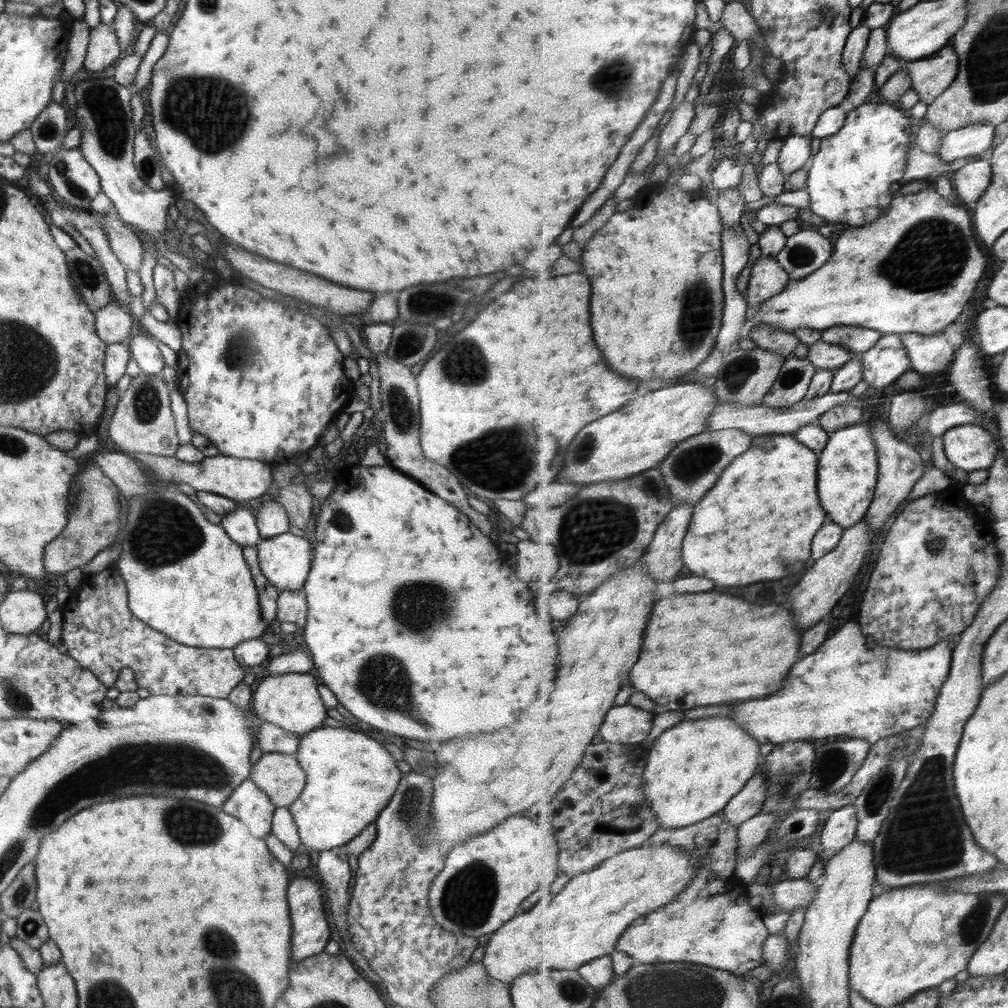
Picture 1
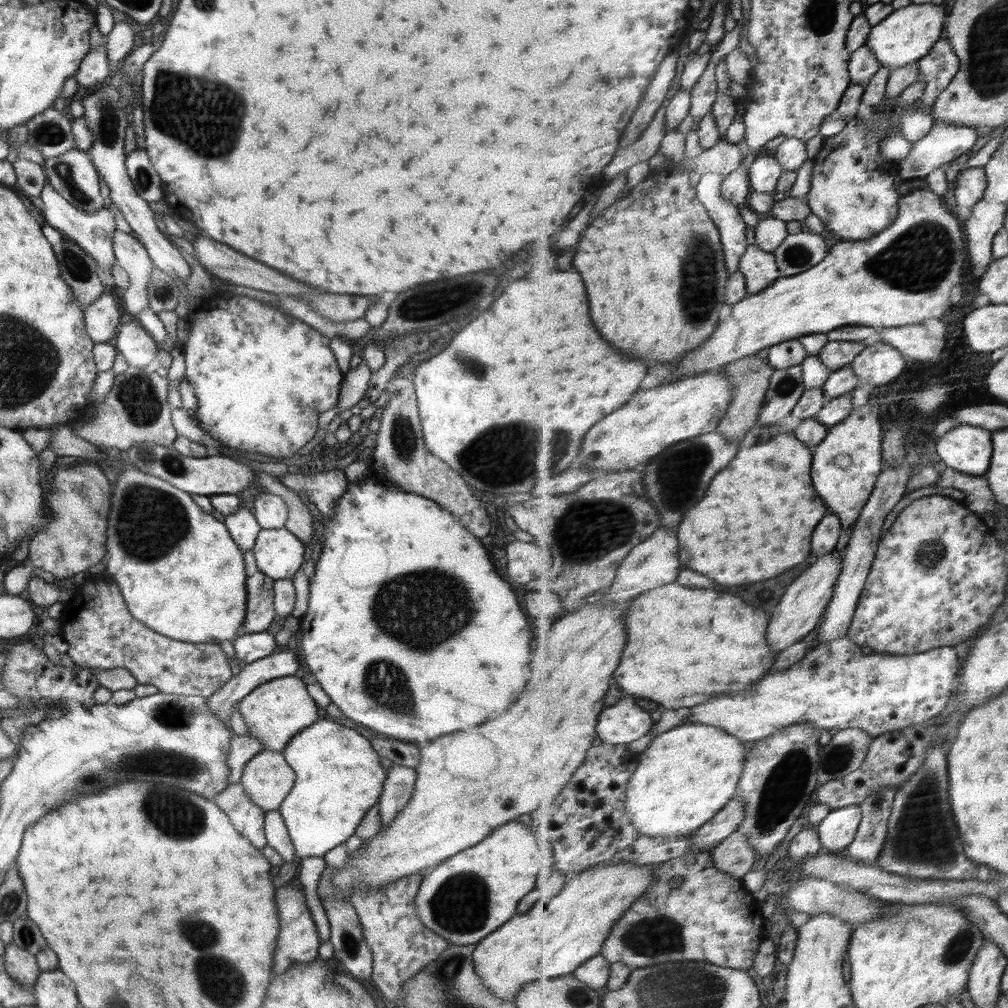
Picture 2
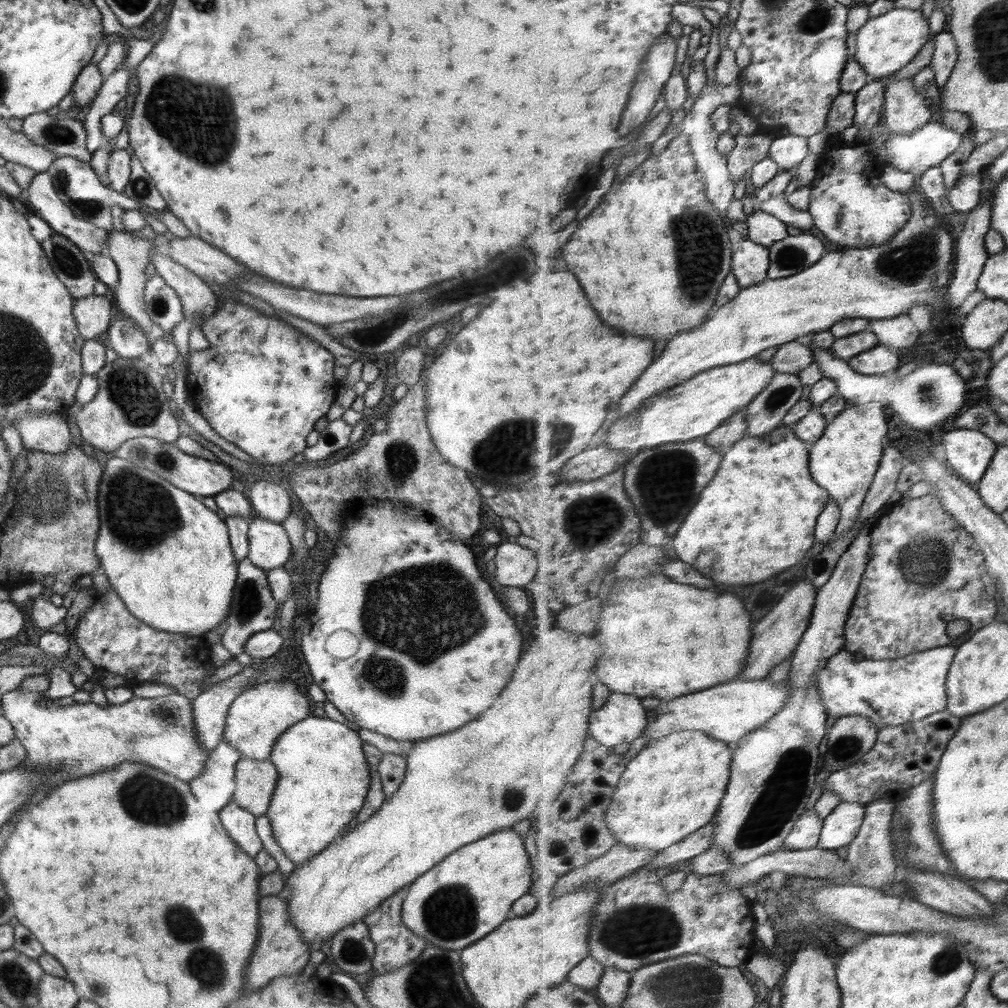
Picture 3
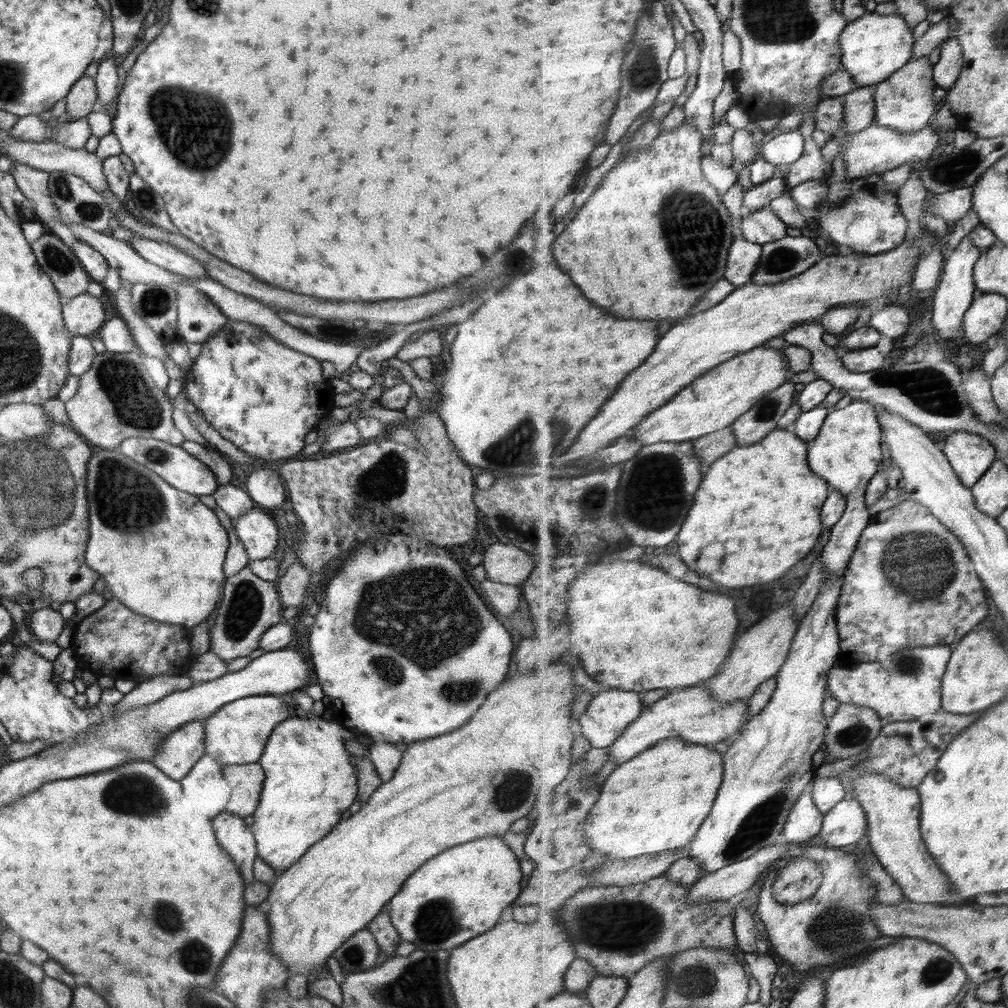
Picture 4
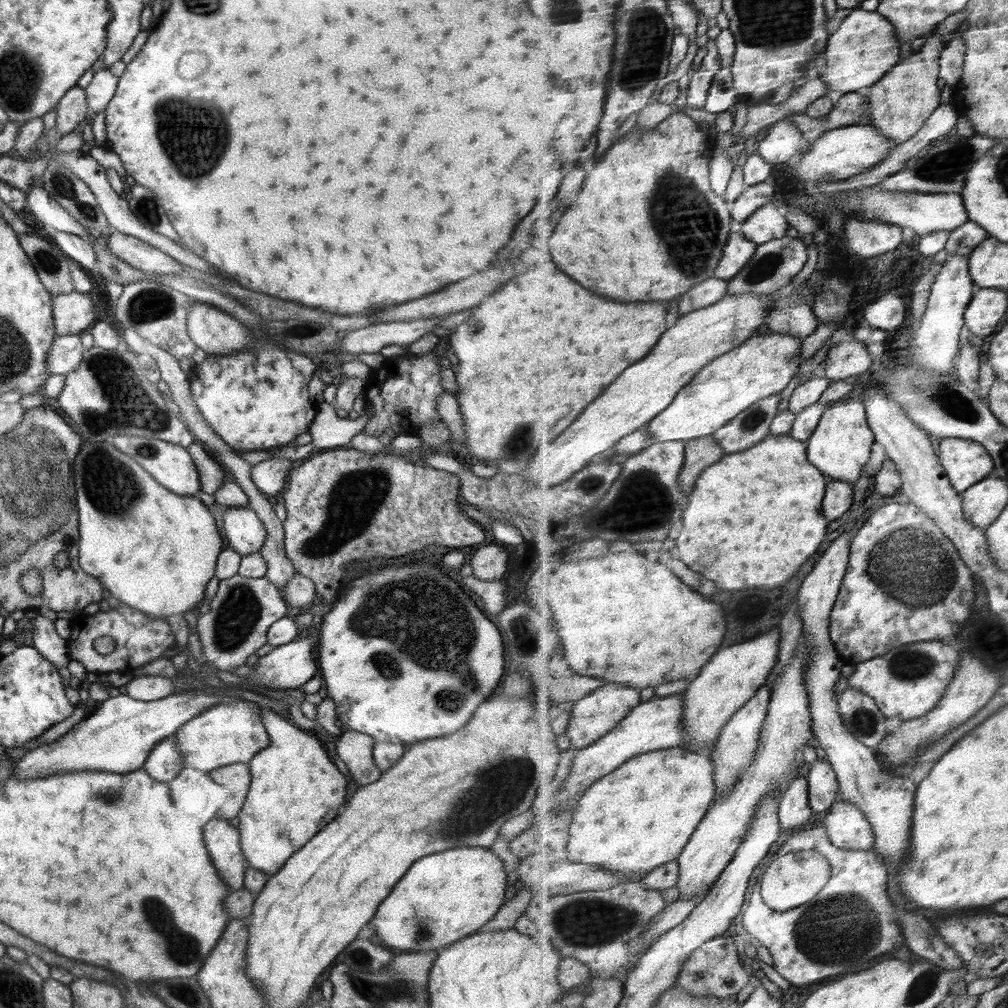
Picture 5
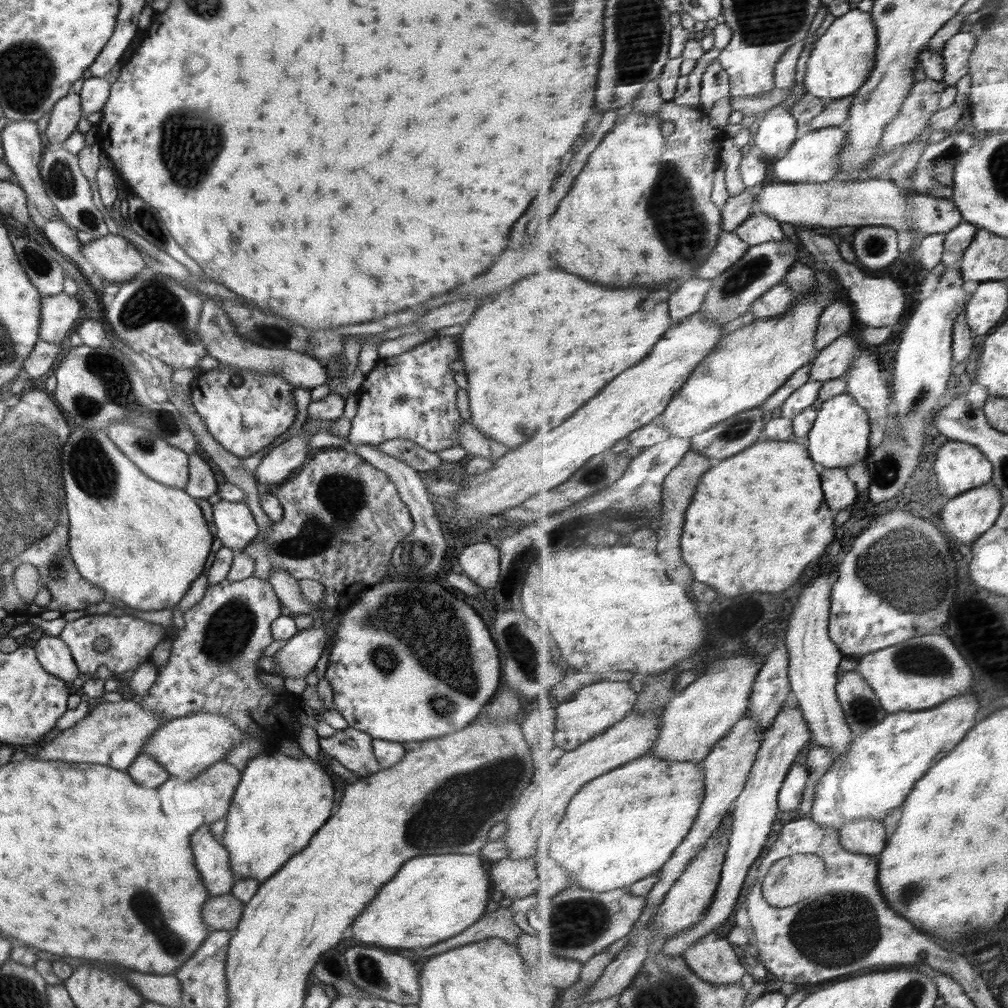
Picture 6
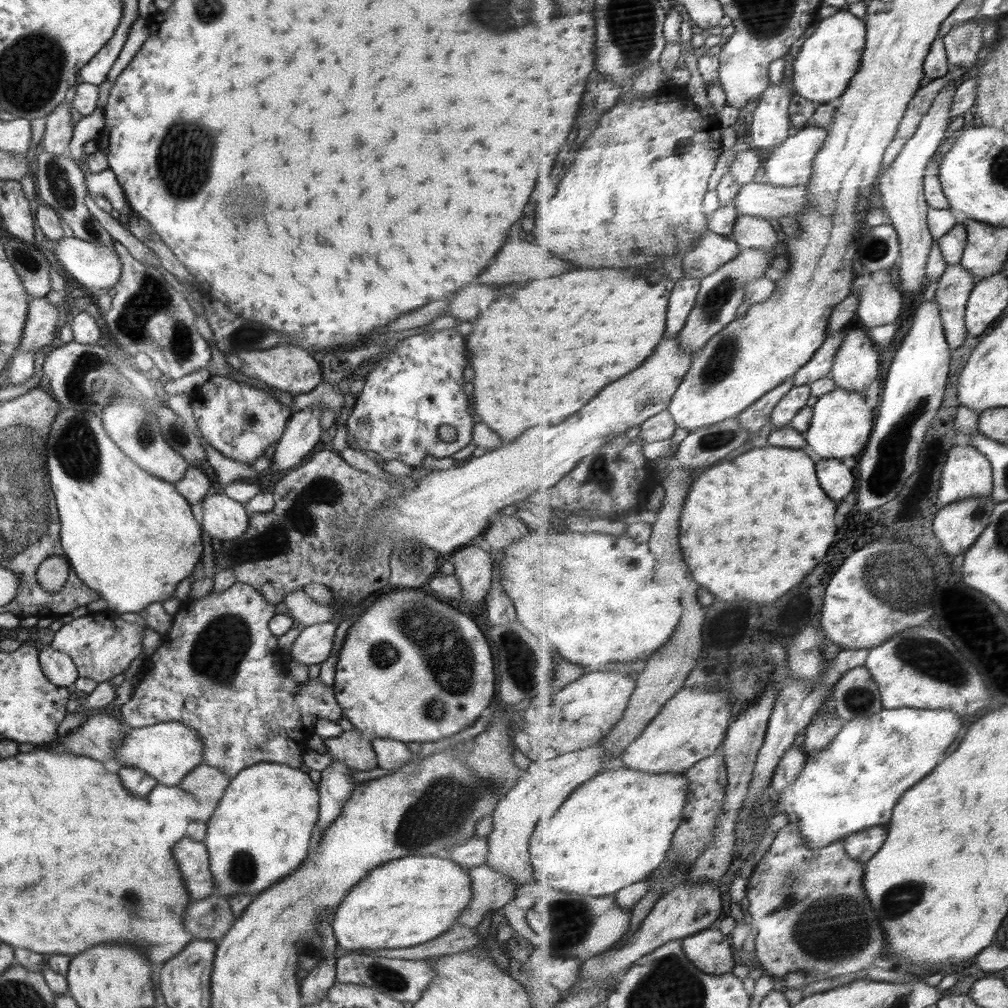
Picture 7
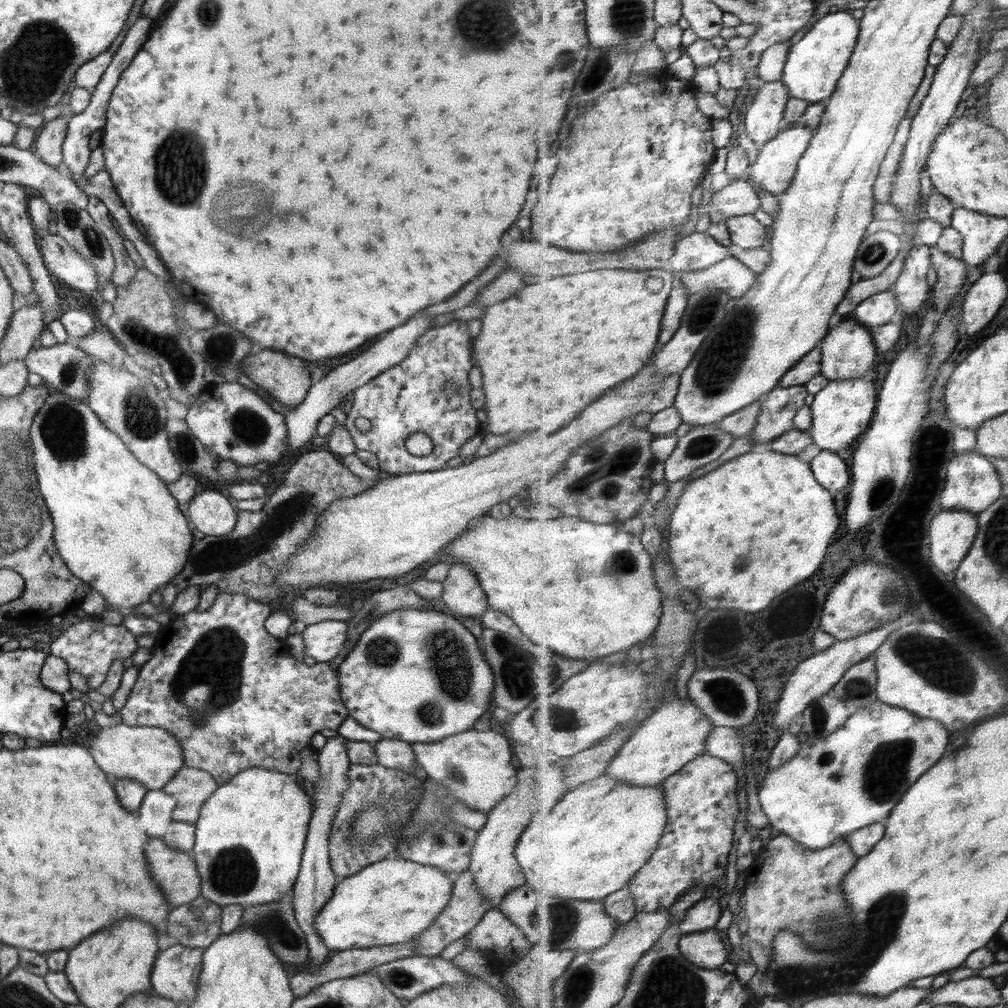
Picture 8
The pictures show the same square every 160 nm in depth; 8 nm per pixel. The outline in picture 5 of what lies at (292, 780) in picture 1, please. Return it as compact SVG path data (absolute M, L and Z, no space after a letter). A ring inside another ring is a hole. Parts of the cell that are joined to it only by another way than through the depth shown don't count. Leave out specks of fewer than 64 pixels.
M248 763L228 764L211 770L208 774L216 784L222 785L230 794L230 797L220 807L217 818L236 818L251 785L251 772Z

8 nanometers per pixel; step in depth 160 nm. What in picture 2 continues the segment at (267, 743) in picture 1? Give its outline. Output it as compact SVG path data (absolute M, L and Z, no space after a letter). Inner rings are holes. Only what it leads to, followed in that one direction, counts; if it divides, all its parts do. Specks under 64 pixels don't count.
M233 735L227 754L227 764L230 767L230 783L238 783L241 779L245 764L260 751L263 744L250 735Z

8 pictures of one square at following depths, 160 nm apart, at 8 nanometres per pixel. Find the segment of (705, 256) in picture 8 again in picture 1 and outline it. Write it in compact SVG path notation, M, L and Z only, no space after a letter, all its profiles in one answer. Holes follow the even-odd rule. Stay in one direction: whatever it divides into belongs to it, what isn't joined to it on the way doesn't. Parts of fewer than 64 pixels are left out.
M760 257L753 266L753 277L747 296L752 308L763 304L784 292L791 283L791 273L774 257Z

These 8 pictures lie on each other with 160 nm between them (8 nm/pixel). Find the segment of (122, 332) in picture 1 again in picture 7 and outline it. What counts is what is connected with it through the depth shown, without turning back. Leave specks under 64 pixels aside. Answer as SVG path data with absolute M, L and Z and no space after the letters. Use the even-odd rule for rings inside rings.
M46 297L30 298L27 319L23 328L18 352L35 352L44 346L58 343L58 306L52 305Z

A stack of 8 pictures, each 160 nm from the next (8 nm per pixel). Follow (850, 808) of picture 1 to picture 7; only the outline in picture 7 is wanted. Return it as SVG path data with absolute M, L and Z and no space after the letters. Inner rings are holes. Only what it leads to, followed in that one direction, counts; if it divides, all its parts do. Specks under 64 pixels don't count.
M884 825L850 835L844 839L846 840L847 852L851 858L868 864L882 851L889 835L890 829Z

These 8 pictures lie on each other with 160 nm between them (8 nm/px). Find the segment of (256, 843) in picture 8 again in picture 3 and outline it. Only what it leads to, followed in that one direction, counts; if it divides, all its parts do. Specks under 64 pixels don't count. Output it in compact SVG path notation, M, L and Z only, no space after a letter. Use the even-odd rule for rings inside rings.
M313 714L287 728L276 739L268 759L274 763L279 777L264 815L270 820L276 844L296 867L336 841L336 836L343 834L362 808L371 781L363 743L358 731L327 716Z

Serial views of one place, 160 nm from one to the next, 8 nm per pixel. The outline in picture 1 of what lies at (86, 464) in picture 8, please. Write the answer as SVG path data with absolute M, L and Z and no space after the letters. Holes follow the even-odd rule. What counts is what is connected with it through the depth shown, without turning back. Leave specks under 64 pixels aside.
M154 481L150 484L148 493L137 494L129 500L130 508L128 509L128 516L125 518L126 523L122 523L121 532L119 536L122 542L122 553L116 561L122 578L125 580L128 593L128 606L130 612L144 622L149 628L161 632L179 642L184 646L198 647L198 648L234 648L238 646L243 640L250 640L252 638L267 638L272 639L275 632L270 630L269 624L262 622L261 608L259 605L258 591L253 581L251 570L243 555L243 547L236 544L222 528L222 525L215 525L208 521L204 514L200 511L199 505L194 503L188 495L183 494L175 485L159 483Z

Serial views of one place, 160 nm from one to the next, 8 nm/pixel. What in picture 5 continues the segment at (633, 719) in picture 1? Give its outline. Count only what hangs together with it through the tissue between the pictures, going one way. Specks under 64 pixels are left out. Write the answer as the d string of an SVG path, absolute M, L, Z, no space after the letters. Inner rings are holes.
M608 683L595 690L590 696L575 703L569 731L564 736L564 743L568 753L588 748L612 732L619 723L627 719L631 712L642 704L642 689L634 688L631 684Z

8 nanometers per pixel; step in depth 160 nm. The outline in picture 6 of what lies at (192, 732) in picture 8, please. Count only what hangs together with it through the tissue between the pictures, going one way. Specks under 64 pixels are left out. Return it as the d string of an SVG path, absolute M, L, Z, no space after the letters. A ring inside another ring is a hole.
M254 575L236 582L224 579L210 585L202 600L183 613L185 628L178 630L177 637L172 639L168 663L153 668L152 684L148 685L147 695L140 702L149 711L154 711L161 718L161 722L198 713L224 715L230 719L247 738L233 746L224 761L232 764L240 772L246 768L251 758L266 752L275 753L277 746L284 739L295 739L294 727L299 724L296 709L302 699L286 691L272 691L260 681L260 674L265 671L258 665L258 660L264 656L264 649L272 644L272 622L284 614L280 605L281 602L269 581Z

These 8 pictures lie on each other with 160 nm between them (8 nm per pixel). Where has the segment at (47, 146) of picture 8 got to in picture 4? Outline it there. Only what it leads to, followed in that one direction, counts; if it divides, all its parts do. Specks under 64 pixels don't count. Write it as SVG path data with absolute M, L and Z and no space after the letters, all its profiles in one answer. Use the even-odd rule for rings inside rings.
M87 75L79 78L66 95L66 112L70 120L87 117L98 107L96 83Z

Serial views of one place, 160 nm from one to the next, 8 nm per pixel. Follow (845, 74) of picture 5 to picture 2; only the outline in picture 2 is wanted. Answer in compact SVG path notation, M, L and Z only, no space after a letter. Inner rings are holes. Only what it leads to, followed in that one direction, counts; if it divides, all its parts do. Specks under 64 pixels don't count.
M944 3L937 6L936 4L914 4L908 7L896 10L884 22L878 26L873 27L868 45L872 50L877 52L880 62L883 62L884 67L897 69L900 67L907 67L909 64L919 62L927 54L930 54L934 47L939 43L939 40L946 35L947 18L950 16L951 5Z

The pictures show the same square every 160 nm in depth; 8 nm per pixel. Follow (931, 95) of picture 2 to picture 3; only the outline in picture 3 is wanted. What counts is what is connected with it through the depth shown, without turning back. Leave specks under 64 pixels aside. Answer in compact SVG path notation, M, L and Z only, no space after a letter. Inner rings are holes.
M945 31L935 38L935 55L931 65L936 70L937 83L941 88L949 84L960 62L959 43L951 32Z

